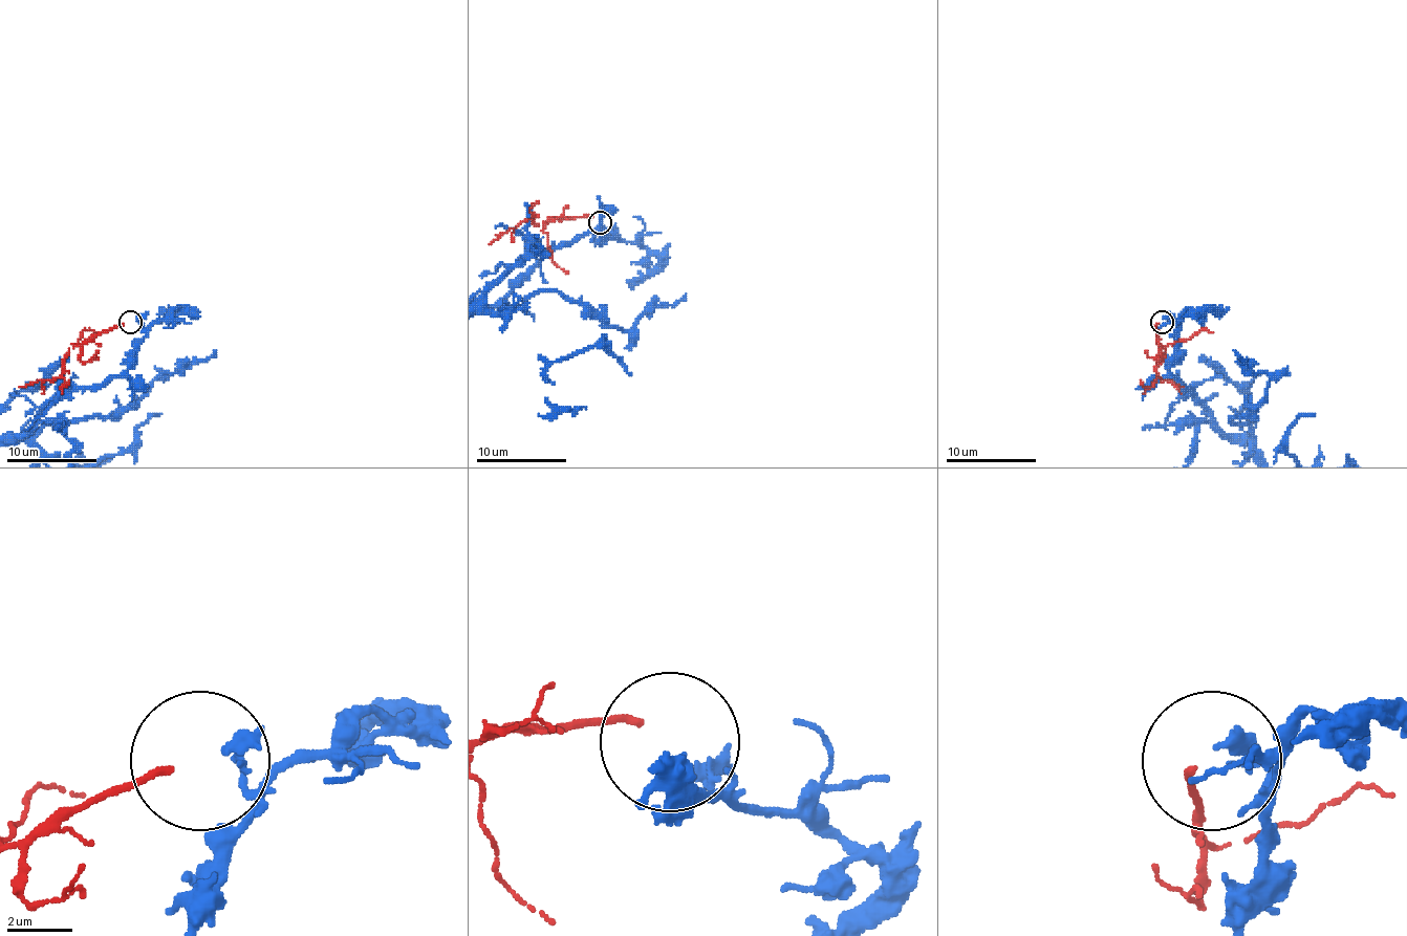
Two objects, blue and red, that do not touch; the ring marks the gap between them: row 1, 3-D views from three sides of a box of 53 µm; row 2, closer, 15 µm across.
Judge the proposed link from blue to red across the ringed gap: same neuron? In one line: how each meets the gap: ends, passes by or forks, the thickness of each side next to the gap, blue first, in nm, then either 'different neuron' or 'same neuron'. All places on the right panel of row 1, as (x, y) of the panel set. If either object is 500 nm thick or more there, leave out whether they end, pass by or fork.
blue forks; red ends; calibres 280 and 220 nm; different neuron

